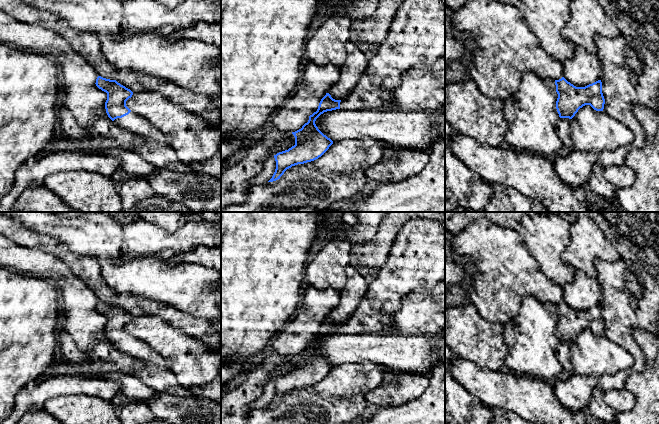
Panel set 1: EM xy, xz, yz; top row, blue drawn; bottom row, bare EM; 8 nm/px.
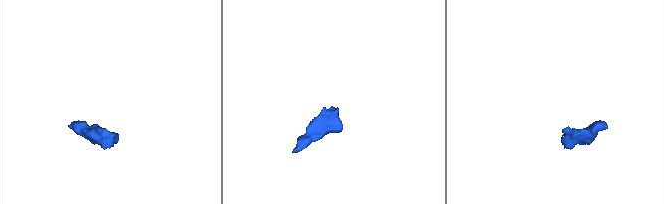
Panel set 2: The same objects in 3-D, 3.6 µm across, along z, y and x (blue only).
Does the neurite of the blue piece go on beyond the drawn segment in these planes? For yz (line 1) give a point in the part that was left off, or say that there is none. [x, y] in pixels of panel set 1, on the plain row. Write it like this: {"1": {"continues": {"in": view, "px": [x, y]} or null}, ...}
{"1": {"continues": {"in": "yz", "px": [550, 307]}}}

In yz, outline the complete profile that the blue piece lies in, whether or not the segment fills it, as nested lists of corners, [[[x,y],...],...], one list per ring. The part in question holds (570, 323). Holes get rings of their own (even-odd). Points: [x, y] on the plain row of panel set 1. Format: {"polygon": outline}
{"polygon": [[[564,301],[559,304],[545,302],[543,305],[547,311],[558,318],[556,333],[560,342],[572,343],[585,329],[590,329],[596,335],[604,333],[605,323],[601,304],[585,311],[576,311]]]}

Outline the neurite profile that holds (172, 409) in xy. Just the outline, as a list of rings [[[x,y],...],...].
[[[159,393],[155,399],[143,402],[150,407],[155,419],[161,419],[167,424],[221,424],[221,404],[204,397]]]

